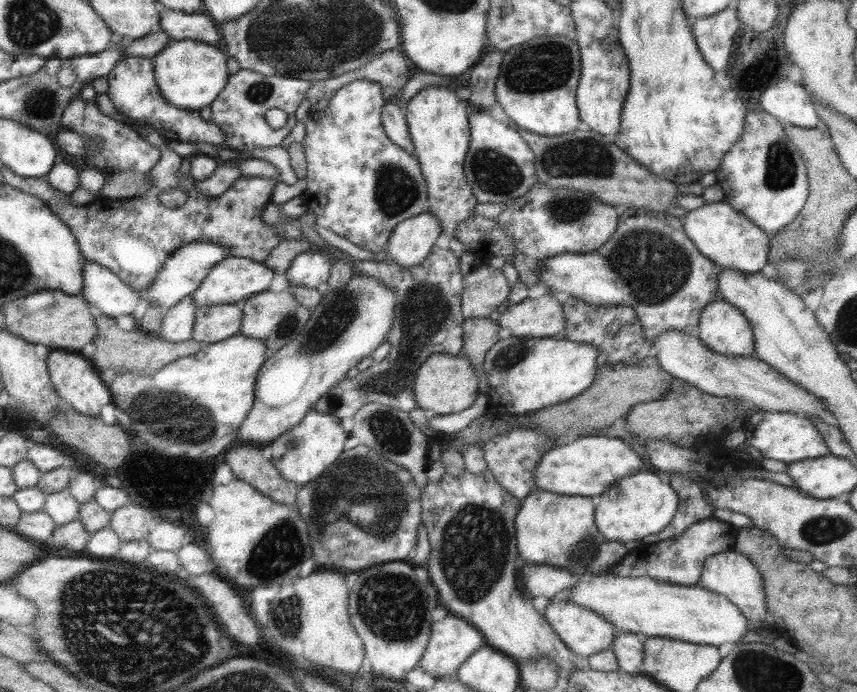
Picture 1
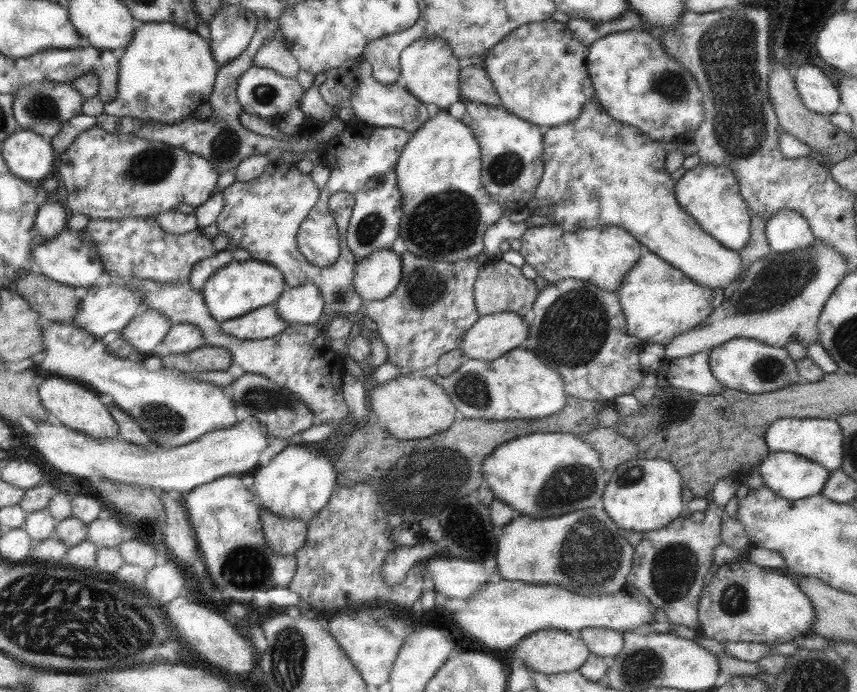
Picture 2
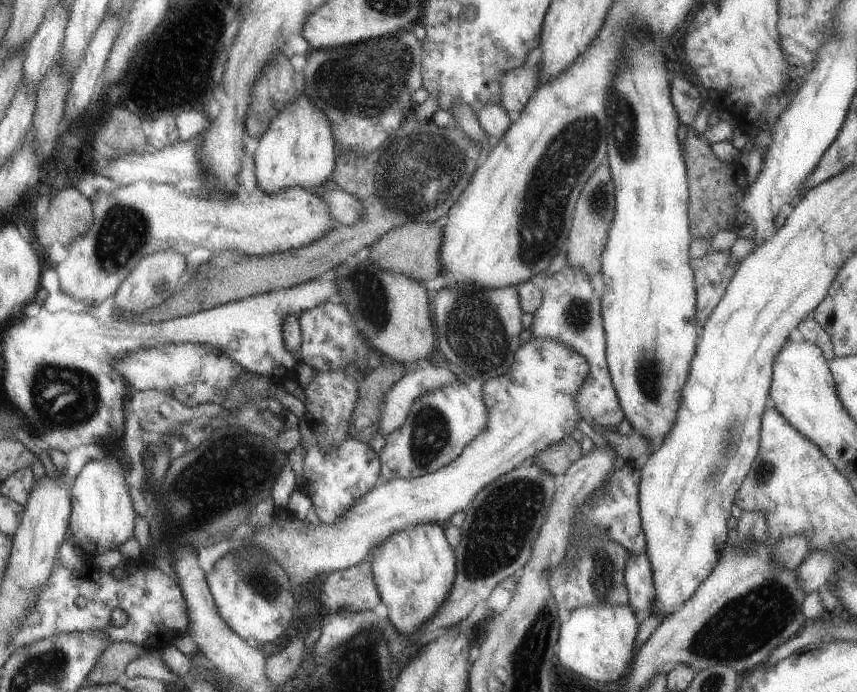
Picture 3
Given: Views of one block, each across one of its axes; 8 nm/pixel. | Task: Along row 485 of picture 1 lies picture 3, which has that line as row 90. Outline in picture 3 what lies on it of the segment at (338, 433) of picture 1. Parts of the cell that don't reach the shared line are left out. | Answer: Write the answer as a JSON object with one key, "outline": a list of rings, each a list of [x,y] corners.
{"outline":[[[299,83],[296,88],[296,98],[276,114],[268,130],[260,136],[255,150],[256,182],[258,188],[266,194],[295,186],[320,188],[331,178],[336,166],[336,142],[326,114],[302,92]]]}

